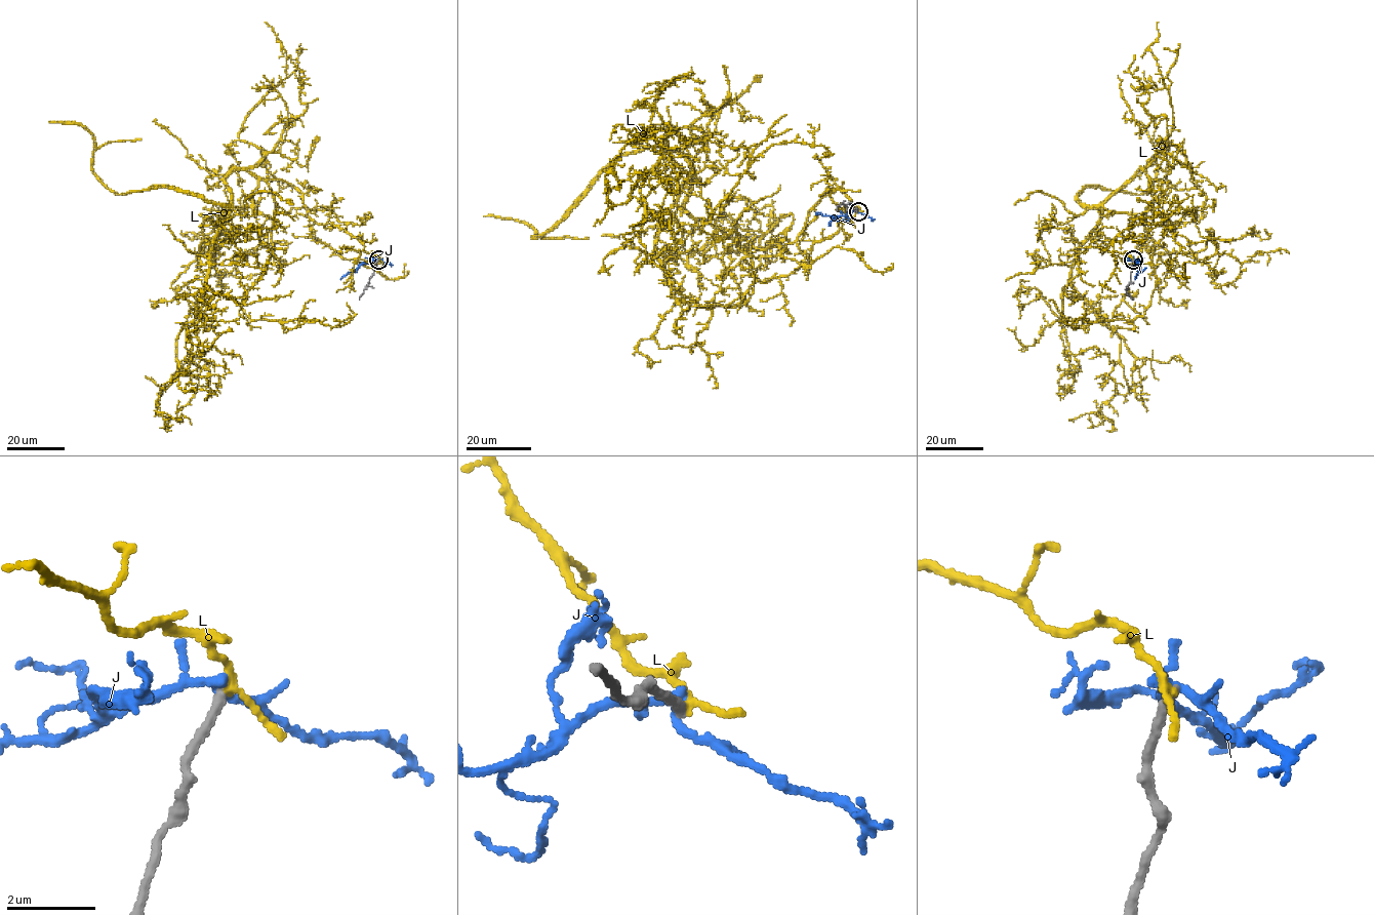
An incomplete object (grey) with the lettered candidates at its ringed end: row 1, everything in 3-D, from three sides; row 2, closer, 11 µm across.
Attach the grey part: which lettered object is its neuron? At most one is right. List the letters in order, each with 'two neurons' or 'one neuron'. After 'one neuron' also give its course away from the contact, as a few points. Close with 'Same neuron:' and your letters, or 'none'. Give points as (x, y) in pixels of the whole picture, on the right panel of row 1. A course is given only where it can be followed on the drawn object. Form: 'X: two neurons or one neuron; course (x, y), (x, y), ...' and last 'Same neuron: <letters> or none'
J: two neurons
L: two neurons
Same neuron: none

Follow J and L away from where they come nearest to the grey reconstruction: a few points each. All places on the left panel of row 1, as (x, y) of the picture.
J: (378, 260), (361, 264), (340, 279)
L: (378, 260), (314, 222), (294, 187), (234, 169), (205, 301), (156, 401), (191, 424)

